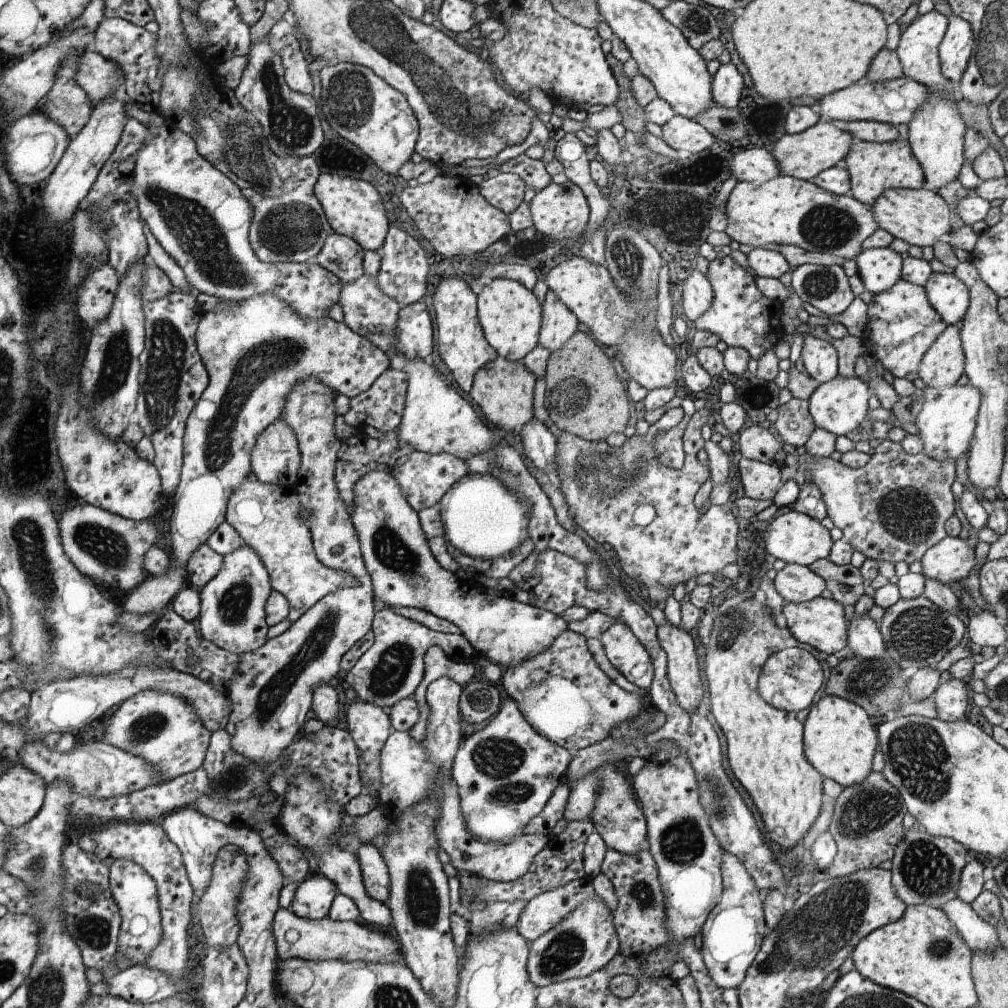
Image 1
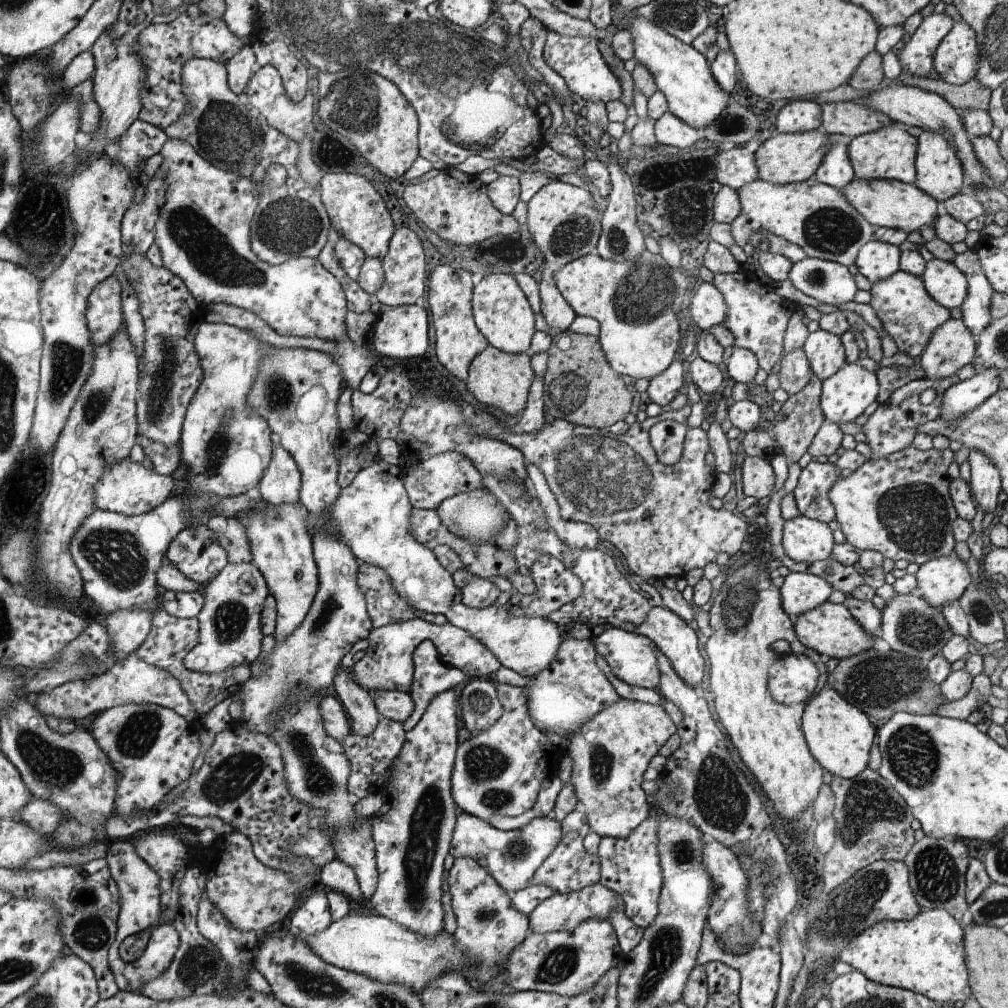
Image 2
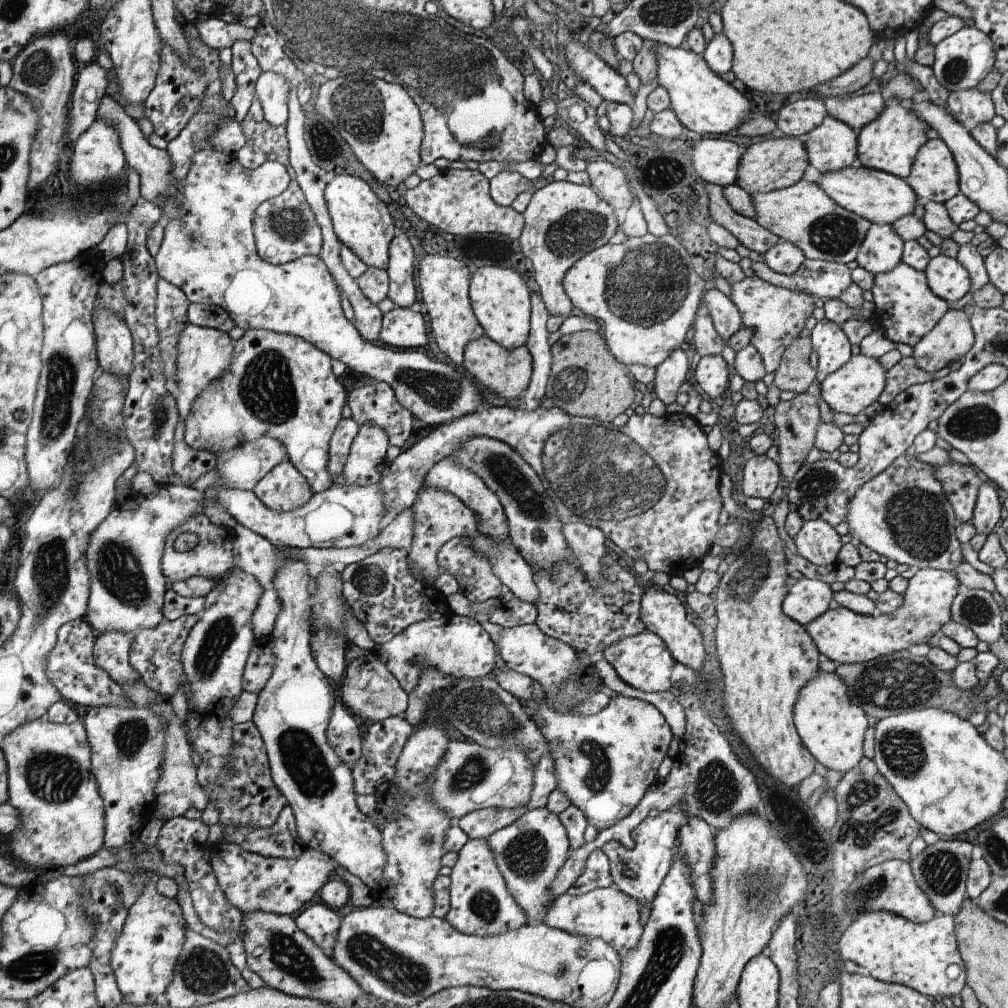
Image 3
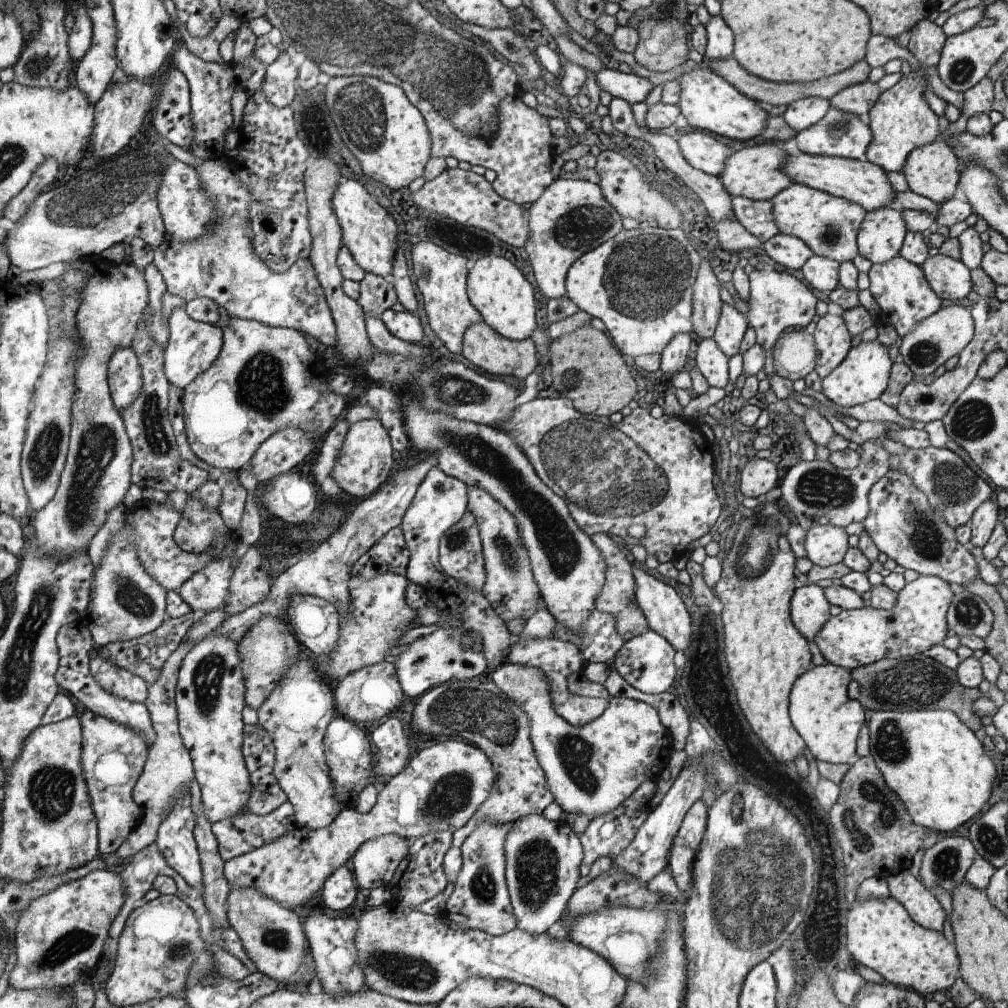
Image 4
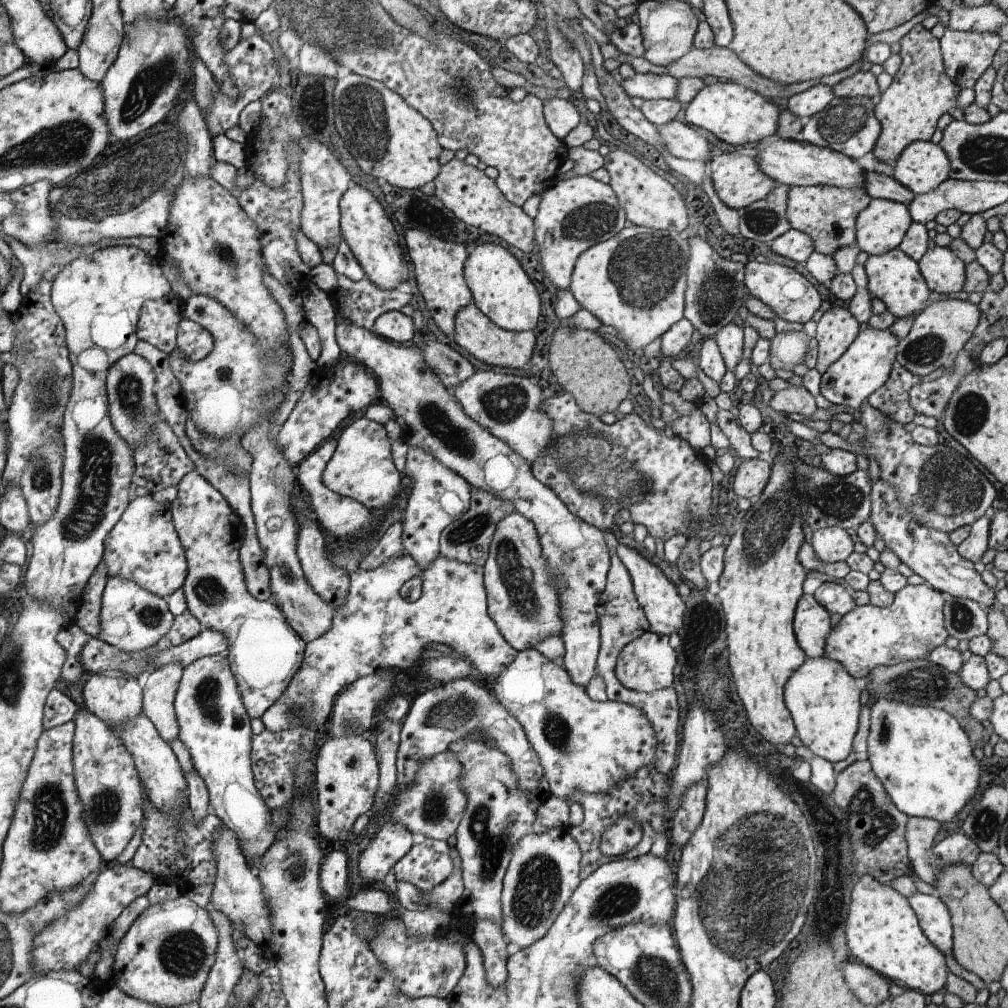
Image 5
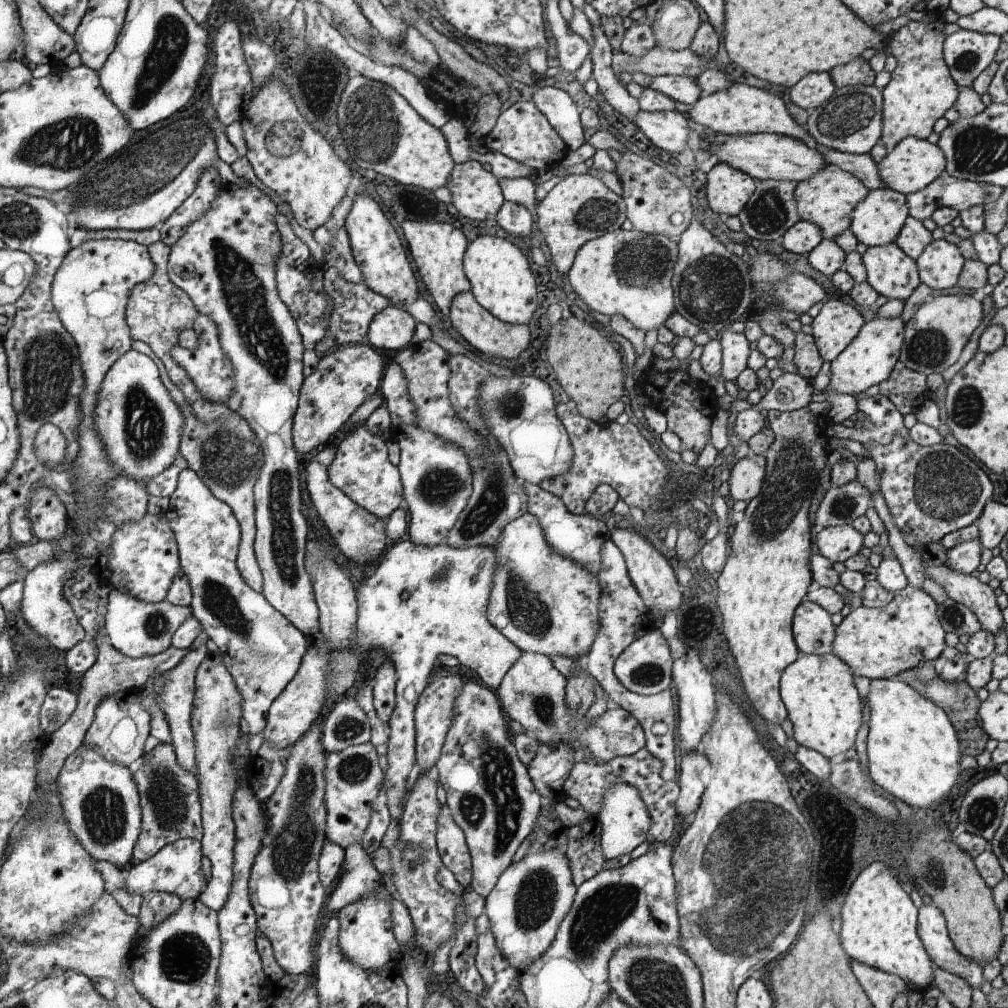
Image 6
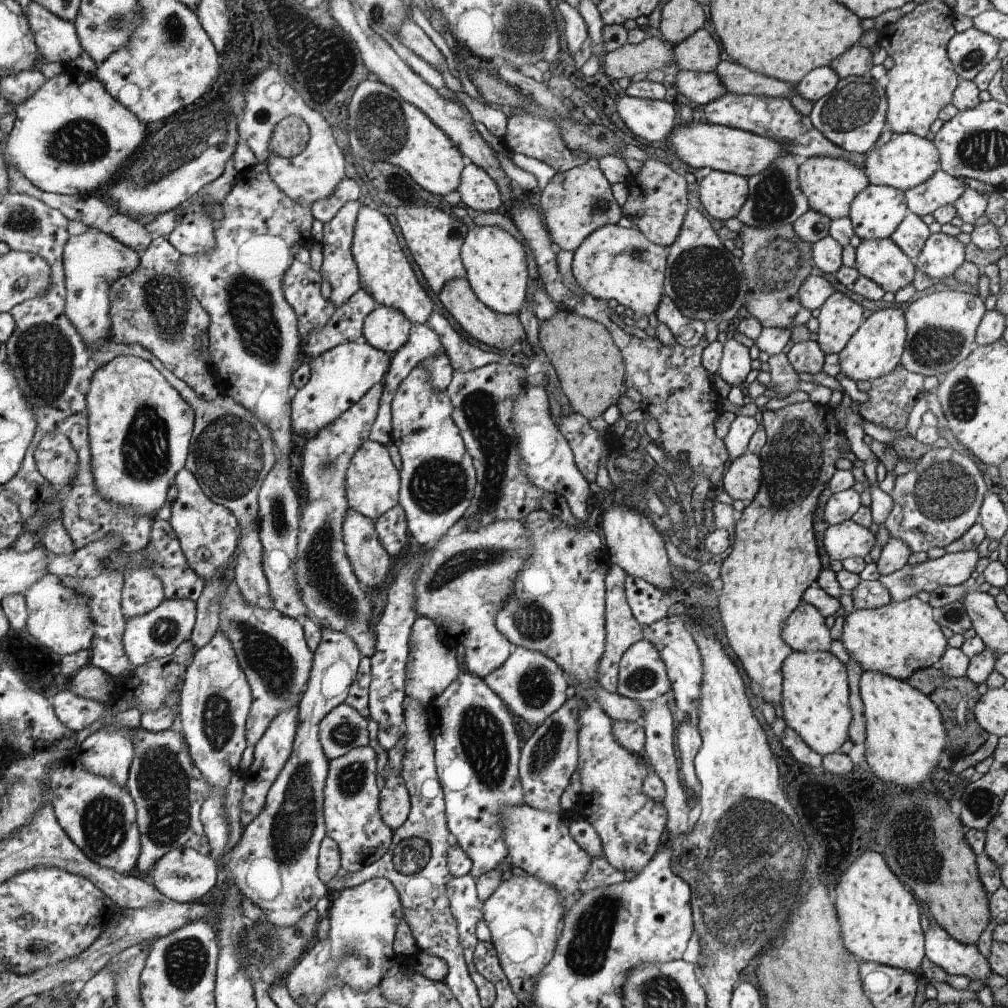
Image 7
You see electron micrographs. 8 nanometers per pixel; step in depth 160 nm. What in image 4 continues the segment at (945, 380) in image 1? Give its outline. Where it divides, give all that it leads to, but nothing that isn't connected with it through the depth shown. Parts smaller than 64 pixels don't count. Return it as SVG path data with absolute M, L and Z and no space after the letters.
M950 304L940 308L936 314L922 320L908 336L902 337L900 356L912 373L917 378L931 379L943 368L945 362L953 356L960 355L960 352L968 346L974 338L975 324L970 309L960 304Z

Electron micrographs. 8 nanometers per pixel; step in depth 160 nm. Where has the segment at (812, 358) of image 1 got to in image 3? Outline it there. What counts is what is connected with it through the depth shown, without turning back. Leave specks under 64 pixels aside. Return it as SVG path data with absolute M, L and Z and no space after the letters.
M824 318L814 326L810 338L818 354L816 370L820 382L850 360L852 344L839 324Z

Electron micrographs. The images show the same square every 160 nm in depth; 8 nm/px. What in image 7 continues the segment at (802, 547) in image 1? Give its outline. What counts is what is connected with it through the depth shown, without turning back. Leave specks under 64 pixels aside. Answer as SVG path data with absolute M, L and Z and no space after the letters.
M848 519L837 525L830 525L823 541L824 548L833 562L850 557L864 558L876 544L876 536L868 527Z

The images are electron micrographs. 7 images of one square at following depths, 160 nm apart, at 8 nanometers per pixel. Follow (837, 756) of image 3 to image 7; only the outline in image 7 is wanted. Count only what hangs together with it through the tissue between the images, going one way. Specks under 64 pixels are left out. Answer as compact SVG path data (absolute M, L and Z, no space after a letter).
M792 651L782 663L783 683L781 704L783 718L787 726L795 730L800 738L820 756L835 753L848 738L848 726L852 712L848 703L848 678L846 668L836 656L829 651Z

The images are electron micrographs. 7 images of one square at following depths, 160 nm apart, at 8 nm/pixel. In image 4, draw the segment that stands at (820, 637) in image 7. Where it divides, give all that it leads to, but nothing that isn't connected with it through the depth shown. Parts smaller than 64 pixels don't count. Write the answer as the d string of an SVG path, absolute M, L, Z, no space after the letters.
M814 584L796 589L790 600L792 623L796 626L796 630L800 630L800 634L808 638L811 643L813 666L827 663L813 641L820 628L831 618L830 607L824 588Z

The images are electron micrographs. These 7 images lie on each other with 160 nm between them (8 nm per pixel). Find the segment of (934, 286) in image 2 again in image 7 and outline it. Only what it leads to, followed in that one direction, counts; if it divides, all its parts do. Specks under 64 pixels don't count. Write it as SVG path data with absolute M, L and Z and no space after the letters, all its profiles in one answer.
M932 233L920 251L919 257L914 260L916 267L932 278L944 278L956 272L956 269L966 260L965 246L955 236L945 233Z

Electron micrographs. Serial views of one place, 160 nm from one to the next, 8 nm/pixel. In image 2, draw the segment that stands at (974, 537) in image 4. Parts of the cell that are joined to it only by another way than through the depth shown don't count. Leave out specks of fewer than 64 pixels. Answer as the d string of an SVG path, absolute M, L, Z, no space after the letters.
M971 450L968 458L971 468L971 481L969 482L978 508L984 514L992 512L998 506L998 494L1001 488L999 470L992 461L985 456L982 450Z

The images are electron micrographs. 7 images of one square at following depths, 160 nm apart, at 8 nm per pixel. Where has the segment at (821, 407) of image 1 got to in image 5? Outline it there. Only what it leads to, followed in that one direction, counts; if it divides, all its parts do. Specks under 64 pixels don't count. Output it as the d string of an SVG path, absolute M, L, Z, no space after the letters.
M864 328L848 350L821 374L821 395L834 405L844 405L858 410L862 400L869 398L890 378L892 364L897 360L899 342L889 329Z

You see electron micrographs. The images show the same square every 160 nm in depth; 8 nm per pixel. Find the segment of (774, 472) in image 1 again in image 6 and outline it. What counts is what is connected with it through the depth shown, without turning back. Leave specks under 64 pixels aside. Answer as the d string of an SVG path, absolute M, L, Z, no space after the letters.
M762 455L738 459L733 469L726 472L727 488L735 501L749 503L760 494L767 460Z

